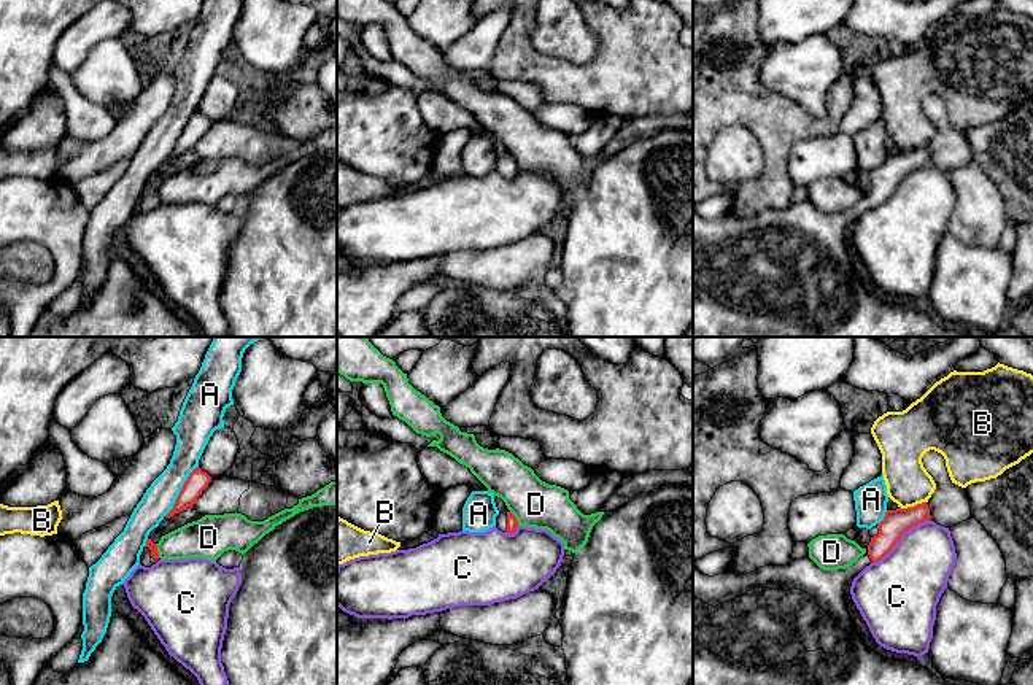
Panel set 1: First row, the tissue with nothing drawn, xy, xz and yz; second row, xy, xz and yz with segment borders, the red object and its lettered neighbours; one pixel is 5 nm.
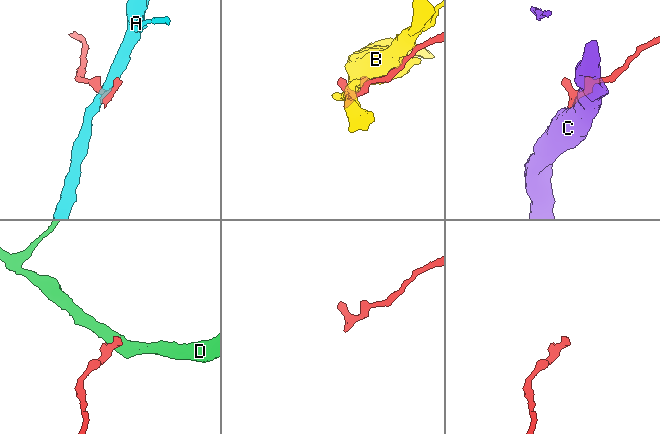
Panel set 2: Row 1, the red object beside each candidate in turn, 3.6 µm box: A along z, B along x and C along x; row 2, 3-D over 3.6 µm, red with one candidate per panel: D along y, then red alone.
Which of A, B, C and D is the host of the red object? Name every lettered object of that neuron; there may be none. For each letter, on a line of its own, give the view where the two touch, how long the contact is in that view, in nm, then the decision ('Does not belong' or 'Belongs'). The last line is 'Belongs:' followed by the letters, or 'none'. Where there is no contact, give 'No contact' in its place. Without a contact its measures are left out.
A: Touches red in xy. Shared border 300 nm. Does not belong
B: Touches red in yz. Shared border 140 nm. Does not belong
C: Touches red in yz. Shared border 360 nm. Does not belong
D: Touches red in xz. Shared border 90 nm. Does not belong
Belongs: none

